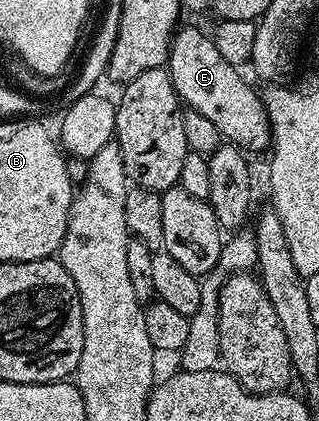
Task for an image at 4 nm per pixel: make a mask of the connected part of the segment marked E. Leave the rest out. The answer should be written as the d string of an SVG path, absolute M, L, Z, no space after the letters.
M184 24L171 38L171 54L167 56L166 70L173 79L175 93L186 108L197 111L217 127L224 142L234 143L248 154L254 155L271 143L271 124L263 106L263 98L242 77L234 65L225 63L217 51L214 36L202 33Z

